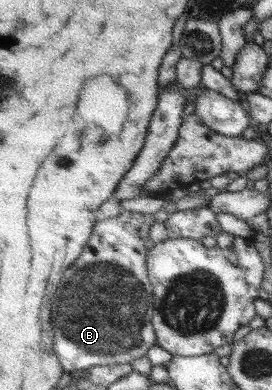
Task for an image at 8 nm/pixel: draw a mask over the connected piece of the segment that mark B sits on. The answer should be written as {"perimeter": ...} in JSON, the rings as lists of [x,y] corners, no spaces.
{"perimeter":[[[123,208],[116,217],[100,217],[82,255],[62,277],[53,299],[51,320],[54,326],[55,351],[67,374],[78,370],[88,371],[94,366],[131,364],[132,360],[147,356],[150,348],[157,346],[157,334],[153,326],[155,290],[148,269],[150,248],[144,242],[150,240],[150,228],[161,217]]]}

